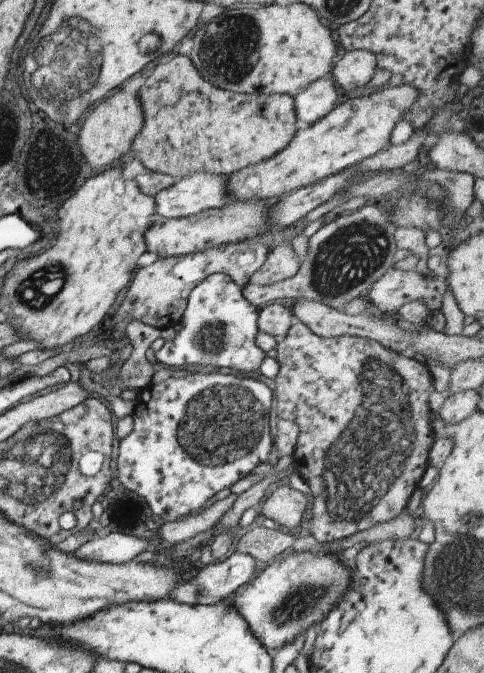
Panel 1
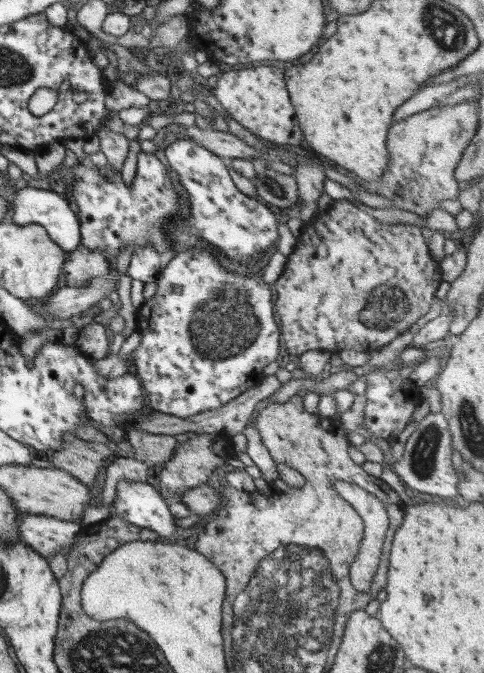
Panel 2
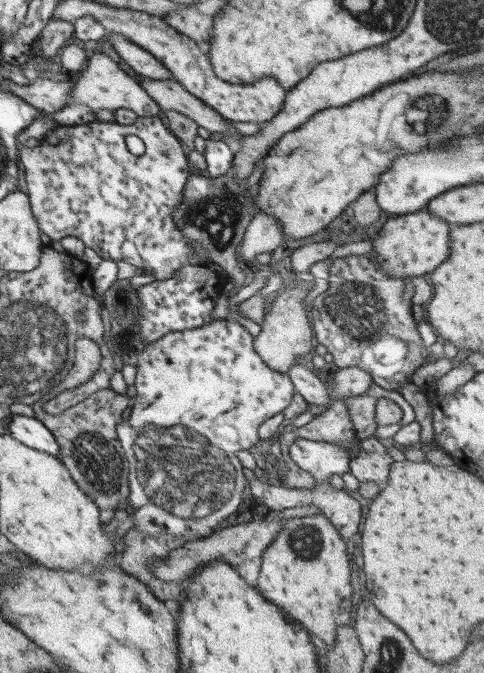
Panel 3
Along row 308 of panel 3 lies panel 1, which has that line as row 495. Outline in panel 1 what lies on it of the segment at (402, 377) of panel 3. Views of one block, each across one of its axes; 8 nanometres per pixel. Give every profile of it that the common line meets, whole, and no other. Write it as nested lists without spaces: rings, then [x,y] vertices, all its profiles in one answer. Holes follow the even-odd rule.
[[[291,326],[276,346],[275,359],[279,364],[278,374],[274,379],[276,392],[276,410],[280,419],[295,422],[300,429],[295,449],[293,450],[294,469],[310,487],[312,506],[312,520],[310,523],[311,535],[320,542],[330,542],[335,539],[345,539],[357,532],[365,531],[373,526],[386,524],[405,510],[412,493],[419,487],[419,482],[428,468],[429,450],[436,438],[432,430],[429,416],[428,397],[435,391],[432,375],[428,363],[420,363],[407,351],[397,353],[382,346],[378,341],[359,337],[319,337],[308,326]]]

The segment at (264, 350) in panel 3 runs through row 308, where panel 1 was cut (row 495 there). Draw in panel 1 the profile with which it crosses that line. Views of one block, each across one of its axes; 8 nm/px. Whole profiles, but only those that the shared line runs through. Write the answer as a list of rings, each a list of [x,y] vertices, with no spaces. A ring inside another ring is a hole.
[[[282,485],[265,497],[261,513],[266,518],[274,518],[282,530],[295,534],[302,514],[310,508],[308,496],[293,489],[290,485]]]

